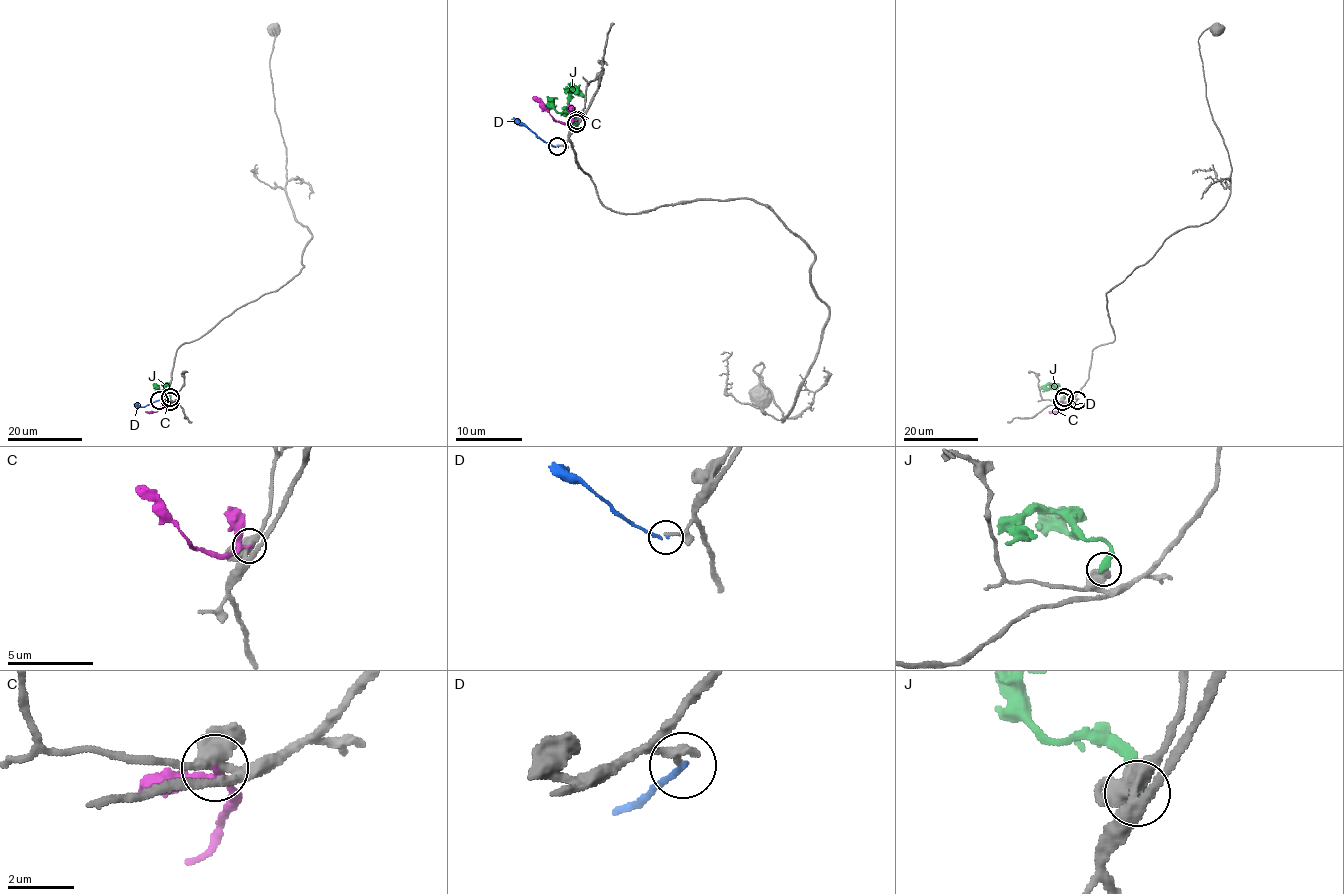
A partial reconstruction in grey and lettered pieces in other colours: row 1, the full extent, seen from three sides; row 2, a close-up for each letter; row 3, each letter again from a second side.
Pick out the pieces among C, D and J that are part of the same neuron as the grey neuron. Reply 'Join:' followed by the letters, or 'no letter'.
Join: no letter

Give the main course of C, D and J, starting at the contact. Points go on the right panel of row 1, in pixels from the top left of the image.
C: (1061, 402), (1062, 409), (1059, 412), (1048, 411)
D: (1076, 400), (1068, 406), (1061, 403)
J: (1063, 397), (1065, 392), (1054, 385), (1048, 384), (1045, 387), (1049, 389)

